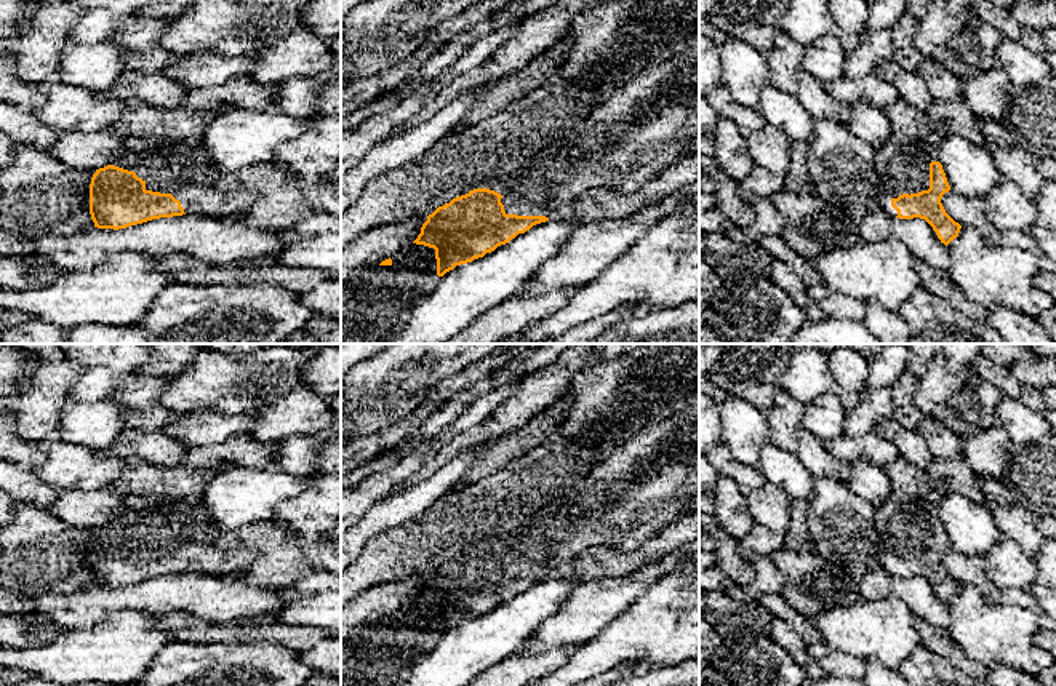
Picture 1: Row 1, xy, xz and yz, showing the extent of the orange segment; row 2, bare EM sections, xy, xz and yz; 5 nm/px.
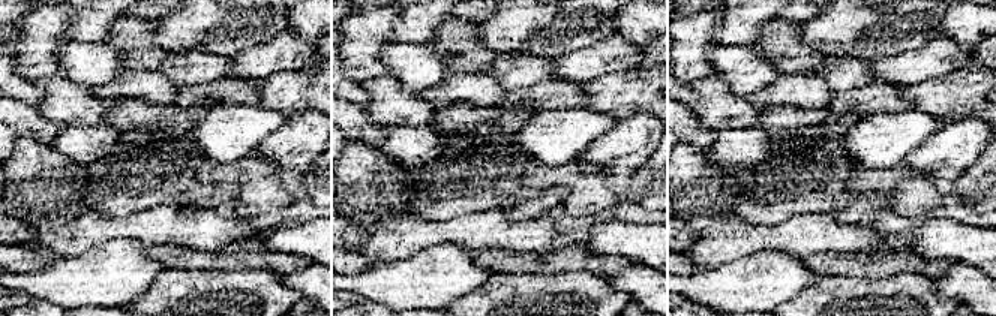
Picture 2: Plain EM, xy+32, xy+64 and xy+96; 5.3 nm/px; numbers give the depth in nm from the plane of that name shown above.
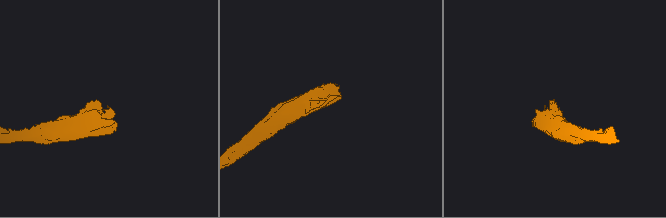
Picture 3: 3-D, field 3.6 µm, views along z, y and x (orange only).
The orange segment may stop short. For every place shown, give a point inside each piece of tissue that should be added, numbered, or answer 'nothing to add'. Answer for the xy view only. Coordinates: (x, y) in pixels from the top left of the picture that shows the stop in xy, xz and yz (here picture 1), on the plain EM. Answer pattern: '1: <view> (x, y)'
1: xy (184, 530)

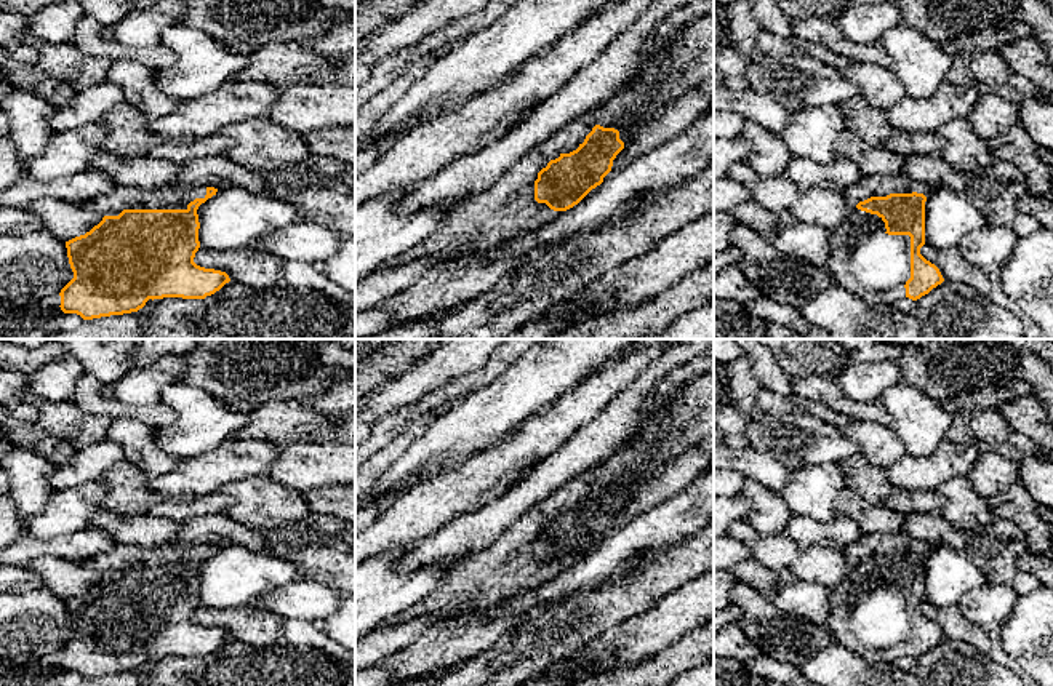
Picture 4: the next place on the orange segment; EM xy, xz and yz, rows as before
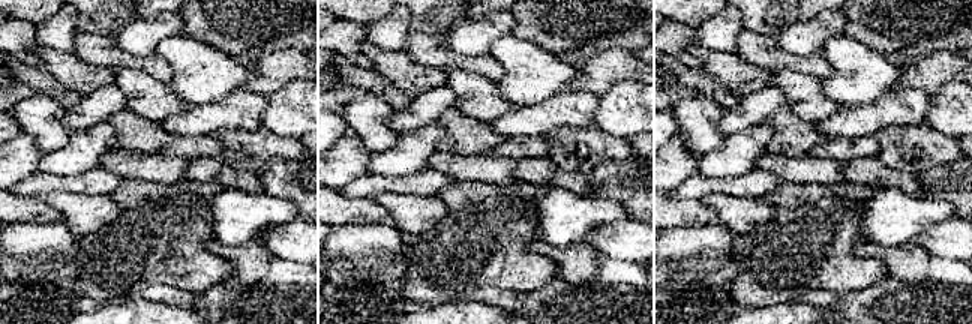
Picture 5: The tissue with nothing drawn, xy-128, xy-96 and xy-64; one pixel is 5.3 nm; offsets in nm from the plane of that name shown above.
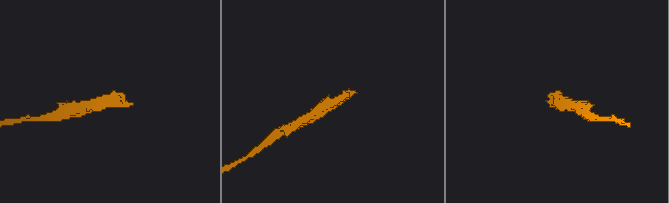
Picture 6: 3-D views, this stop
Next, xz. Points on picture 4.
nothing to add

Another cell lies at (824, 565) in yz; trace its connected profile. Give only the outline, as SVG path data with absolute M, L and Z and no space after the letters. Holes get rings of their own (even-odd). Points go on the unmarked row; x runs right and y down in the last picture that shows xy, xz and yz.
M823 544L800 548L789 566L797 580L819 584L827 588L843 582L855 568L856 564L843 556L842 548Z

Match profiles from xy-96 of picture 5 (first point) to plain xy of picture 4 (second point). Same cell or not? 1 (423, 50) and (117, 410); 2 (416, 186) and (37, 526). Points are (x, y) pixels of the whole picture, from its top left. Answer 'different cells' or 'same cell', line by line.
1: same cell
2: different cells

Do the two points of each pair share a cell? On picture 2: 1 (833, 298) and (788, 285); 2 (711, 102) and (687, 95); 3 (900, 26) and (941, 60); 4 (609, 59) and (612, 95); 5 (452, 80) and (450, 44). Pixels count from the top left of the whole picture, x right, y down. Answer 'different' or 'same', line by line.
1: different
2: different
3: different
4: different
5: different

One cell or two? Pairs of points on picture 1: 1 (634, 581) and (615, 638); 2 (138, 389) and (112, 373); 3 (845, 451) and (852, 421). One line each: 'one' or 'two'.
1: two
2: two
3: two

